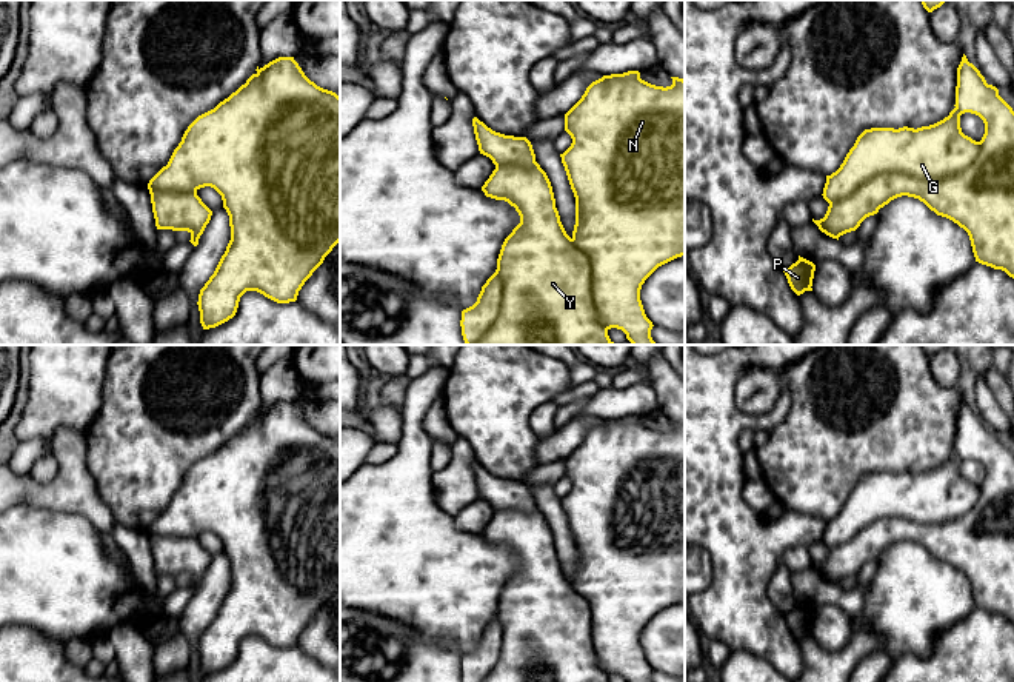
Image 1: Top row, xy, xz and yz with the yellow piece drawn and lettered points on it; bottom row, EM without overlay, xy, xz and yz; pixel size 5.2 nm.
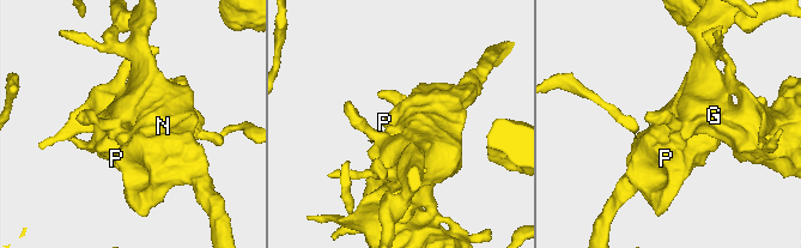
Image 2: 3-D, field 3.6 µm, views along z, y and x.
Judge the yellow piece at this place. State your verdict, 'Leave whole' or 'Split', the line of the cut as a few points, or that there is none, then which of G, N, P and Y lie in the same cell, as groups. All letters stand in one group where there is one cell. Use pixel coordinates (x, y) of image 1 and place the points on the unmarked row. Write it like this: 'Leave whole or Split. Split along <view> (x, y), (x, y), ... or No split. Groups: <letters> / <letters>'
Split. Split along yz (979, 487), (976, 502), (954, 519), (879, 518), (830, 548). Groups: G N P / Y

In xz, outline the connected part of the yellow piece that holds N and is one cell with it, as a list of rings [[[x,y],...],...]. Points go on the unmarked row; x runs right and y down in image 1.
[[[628,416],[623,419],[611,419],[611,420],[603,420],[602,423],[592,426],[585,439],[582,440],[582,443],[565,459],[565,476],[571,480],[572,488],[571,491],[560,499],[562,502],[562,508],[565,511],[571,534],[574,537],[575,542],[575,570],[574,570],[574,576],[572,576],[572,587],[588,600],[589,603],[589,611],[591,611],[591,617],[592,617],[592,645],[597,654],[597,660],[599,660],[599,667],[606,673],[617,673],[622,674],[626,682],[651,682],[651,674],[652,674],[652,667],[646,662],[642,645],[640,645],[640,634],[642,630],[645,628],[645,625],[662,610],[685,600],[685,425],[679,423],[679,422],[671,422],[672,423],[672,430],[671,431],[655,431],[651,430],[645,425],[640,423],[640,417],[639,416]]]

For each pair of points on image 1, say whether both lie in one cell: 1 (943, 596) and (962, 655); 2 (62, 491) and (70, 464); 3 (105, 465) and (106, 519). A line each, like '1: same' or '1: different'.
1: different
2: same
3: different

